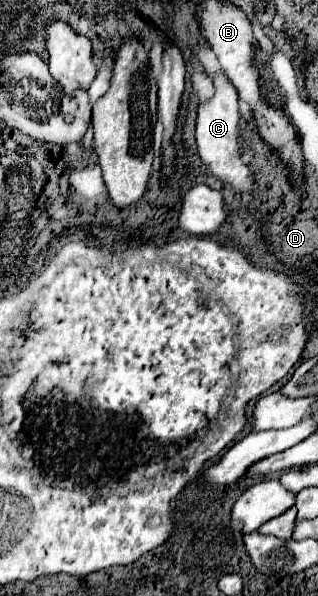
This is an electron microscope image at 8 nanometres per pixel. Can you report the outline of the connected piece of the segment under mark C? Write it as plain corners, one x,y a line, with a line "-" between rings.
219,69
211,75
215,95
197,105
197,147
199,147
199,157
207,161
211,171
225,183
233,185
239,193
251,193
253,191
253,181
251,181
251,171
249,167
241,161
239,155
239,107
237,107
237,91
235,87
227,81
225,73

